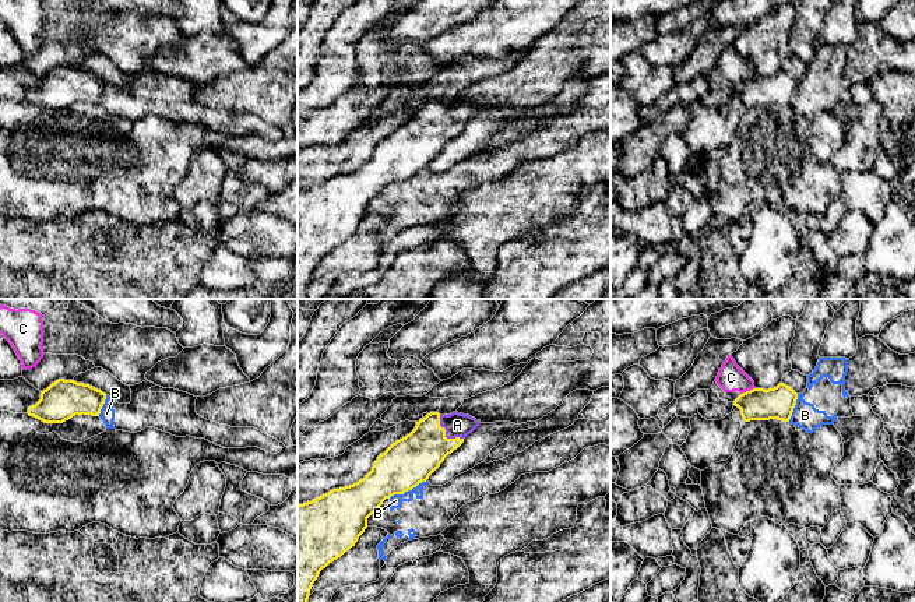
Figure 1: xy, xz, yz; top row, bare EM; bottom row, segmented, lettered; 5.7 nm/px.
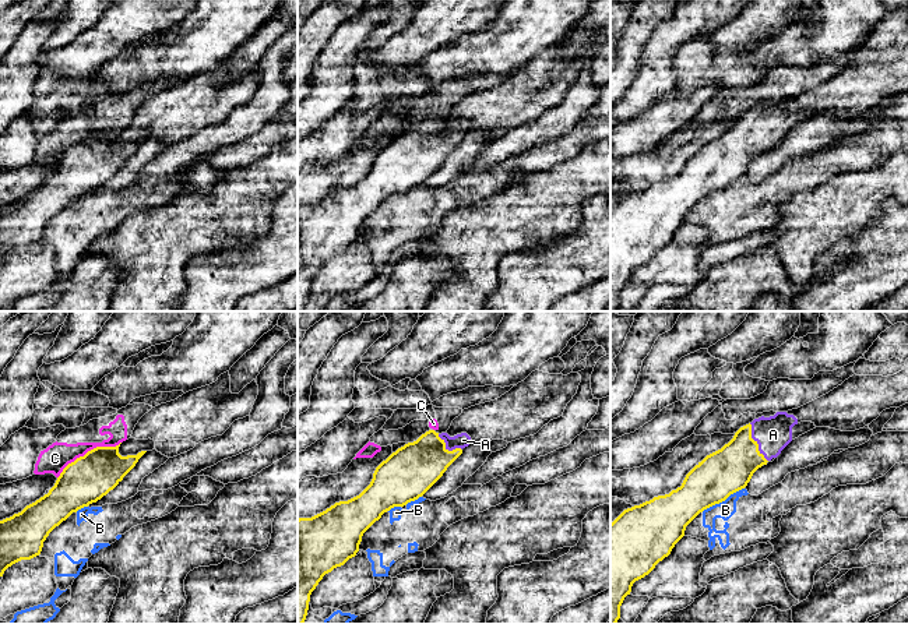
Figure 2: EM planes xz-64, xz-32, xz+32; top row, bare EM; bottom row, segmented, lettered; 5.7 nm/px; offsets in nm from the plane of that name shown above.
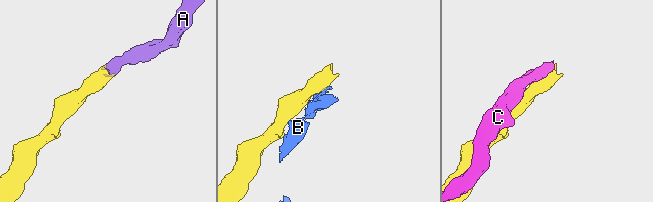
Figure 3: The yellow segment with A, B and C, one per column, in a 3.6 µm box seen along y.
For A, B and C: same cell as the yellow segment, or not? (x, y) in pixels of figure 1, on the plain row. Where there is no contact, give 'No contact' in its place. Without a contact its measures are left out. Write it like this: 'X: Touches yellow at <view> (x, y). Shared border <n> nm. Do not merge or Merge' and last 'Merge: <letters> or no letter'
A: Touches yellow at xz (444, 122). Shared border 200 nm. Merge
B: Touches yellow at xz (407, 178). Shared border 240 nm. Do not merge
C: Touches yellow at yz (748, 78). Shared border 100 nm. Do not merge
Merge: A

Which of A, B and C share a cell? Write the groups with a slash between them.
A / B / C

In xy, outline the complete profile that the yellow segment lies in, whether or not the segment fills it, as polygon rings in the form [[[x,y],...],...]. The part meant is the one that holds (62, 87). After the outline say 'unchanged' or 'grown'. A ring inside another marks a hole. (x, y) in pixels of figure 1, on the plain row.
[[[59,66],[46,77],[41,78],[41,87],[29,94],[27,101],[45,110],[63,110],[75,102],[99,103],[105,87],[106,81],[89,71]]]; unchanged

